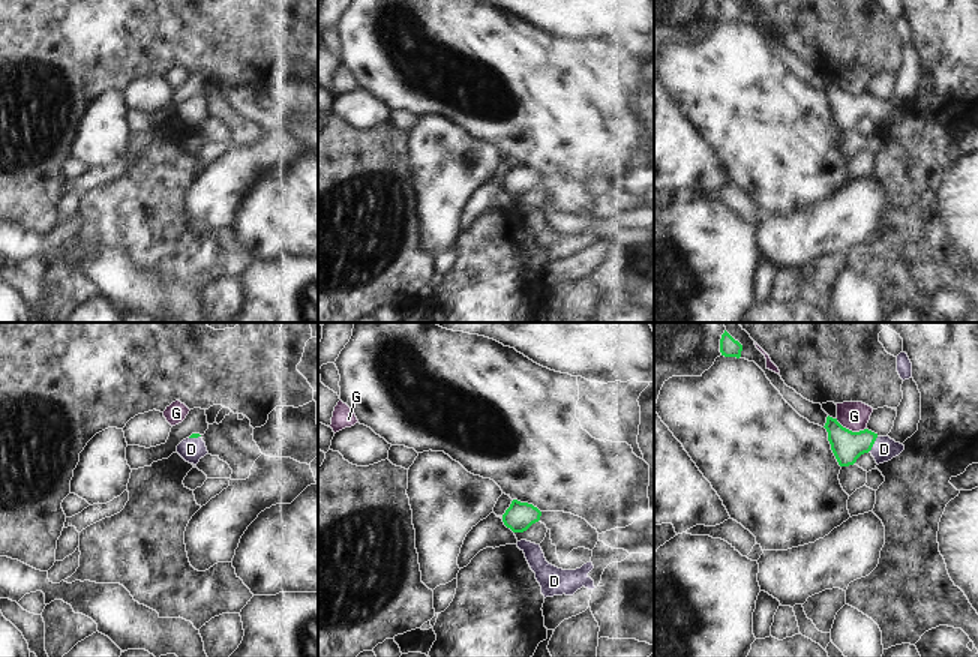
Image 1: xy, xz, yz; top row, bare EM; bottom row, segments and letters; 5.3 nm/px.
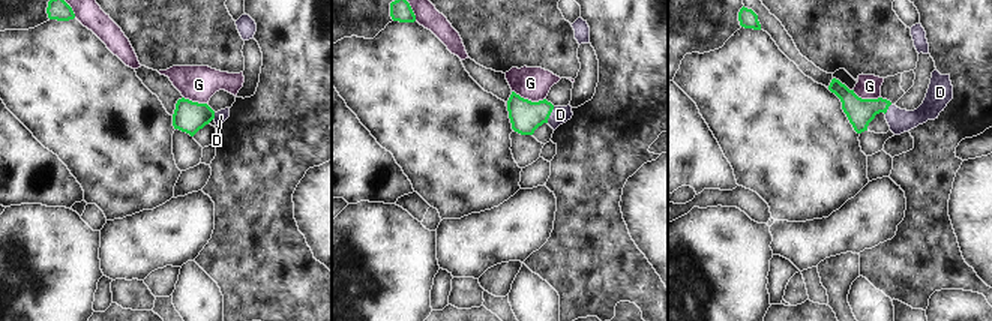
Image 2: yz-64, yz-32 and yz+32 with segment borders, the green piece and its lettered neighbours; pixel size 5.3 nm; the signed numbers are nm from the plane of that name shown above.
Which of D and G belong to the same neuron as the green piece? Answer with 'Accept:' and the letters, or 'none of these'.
Accept: D

